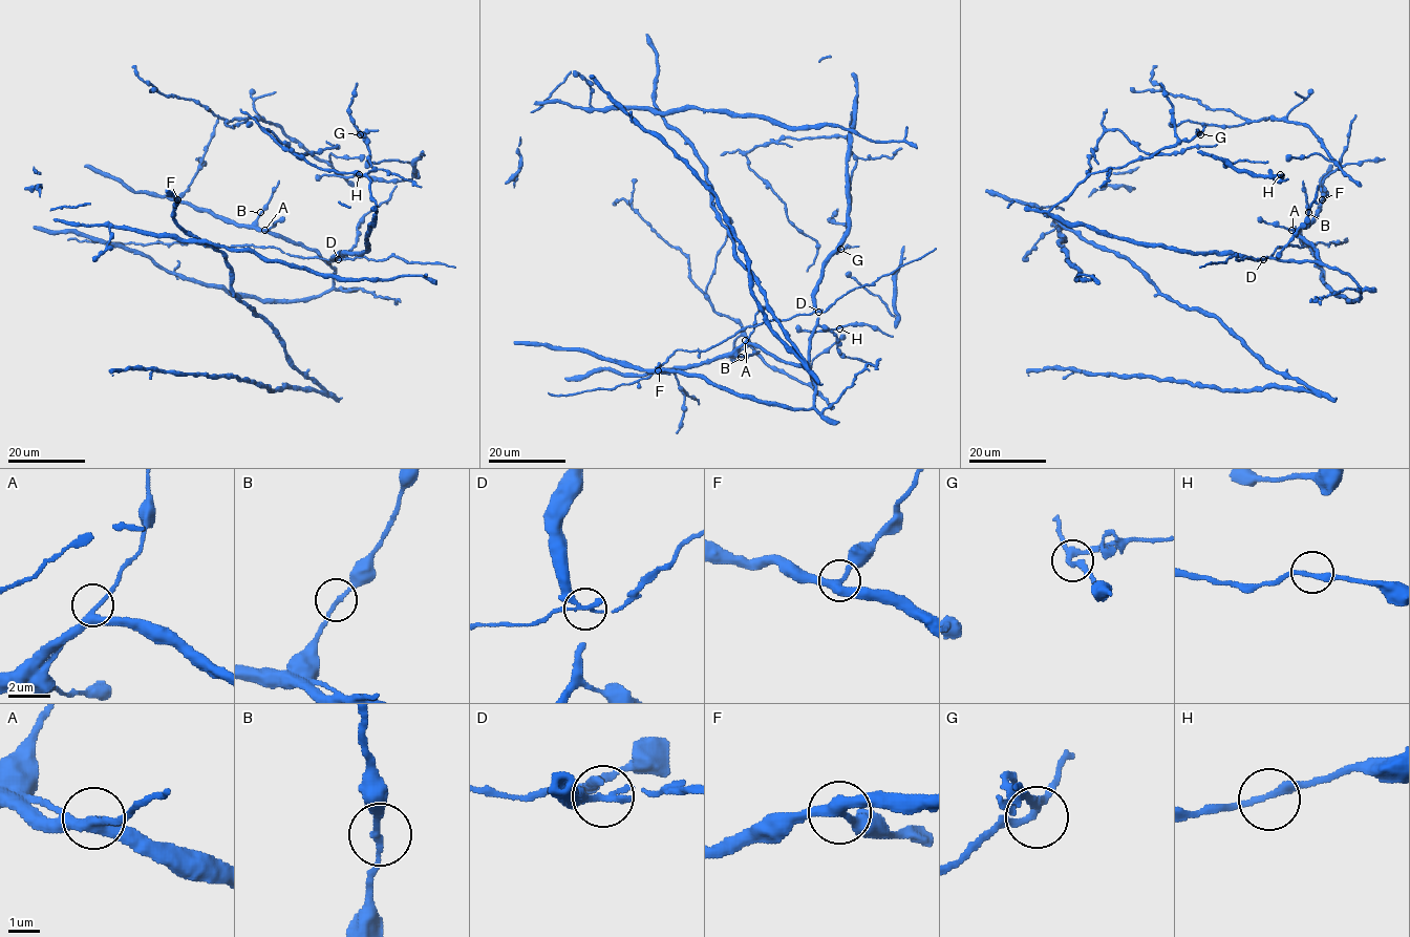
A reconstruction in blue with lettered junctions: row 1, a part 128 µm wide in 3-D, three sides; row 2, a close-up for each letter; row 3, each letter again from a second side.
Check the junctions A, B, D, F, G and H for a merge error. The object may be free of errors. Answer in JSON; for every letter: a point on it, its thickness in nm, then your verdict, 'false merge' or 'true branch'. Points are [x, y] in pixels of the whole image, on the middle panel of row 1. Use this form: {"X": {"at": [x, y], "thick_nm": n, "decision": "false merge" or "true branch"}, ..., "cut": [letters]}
{"A": {"at": [745, 340], "thick_nm": 300, "decision": "true branch"}, "B": {"at": [741, 357], "thick_nm": 190, "decision": "true branch"}, "D": {"at": [818, 312], "thick_nm": 200, "decision": "false merge"}, "F": {"at": [658, 370], "thick_nm": 340, "decision": "true branch"}, "G": {"at": [840, 249], "thick_nm": 200, "decision": "true branch"}, "H": {"at": [839, 328], "thick_nm": 220, "decision": "true branch"}, "cut": ["D"]}

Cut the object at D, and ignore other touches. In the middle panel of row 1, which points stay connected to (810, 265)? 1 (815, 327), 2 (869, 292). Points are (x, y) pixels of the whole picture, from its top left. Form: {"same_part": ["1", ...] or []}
{"same_part": ["1", "2"]}

